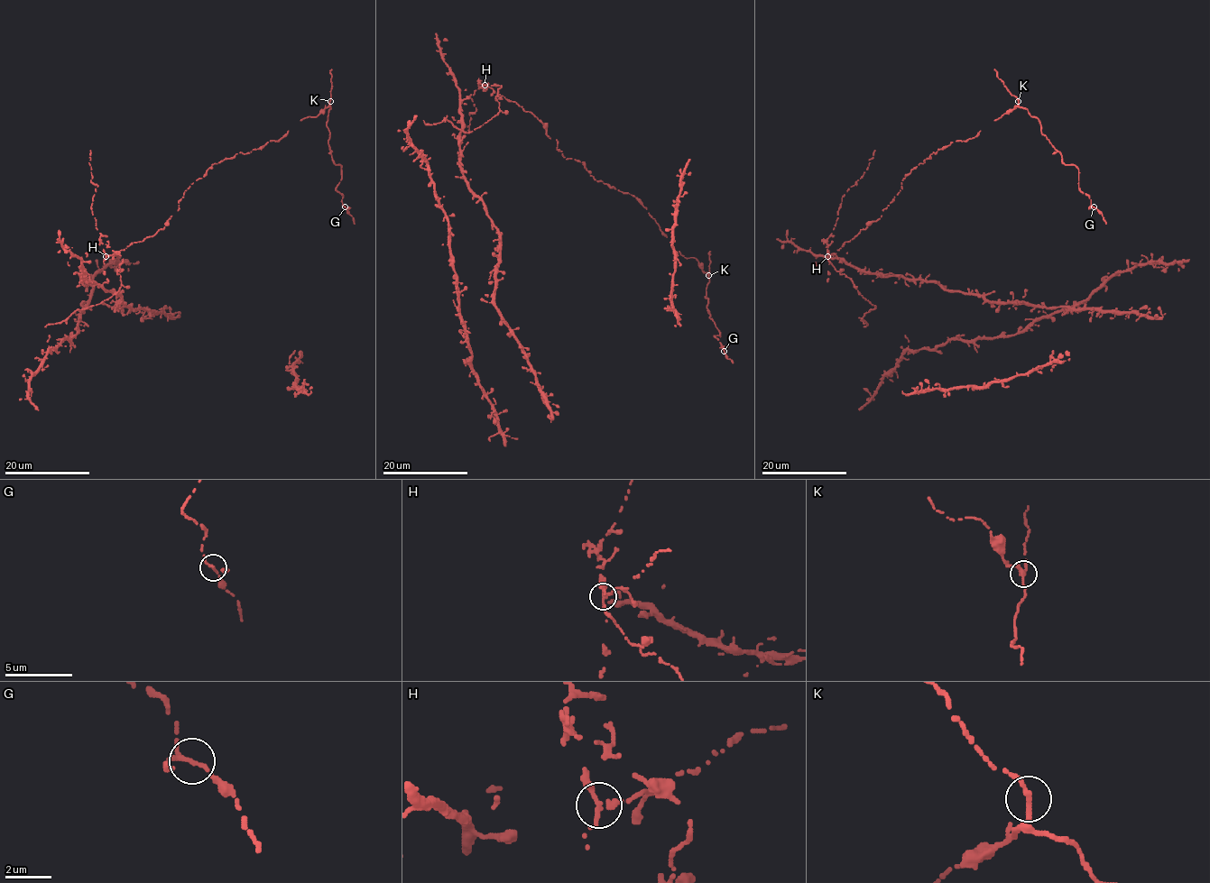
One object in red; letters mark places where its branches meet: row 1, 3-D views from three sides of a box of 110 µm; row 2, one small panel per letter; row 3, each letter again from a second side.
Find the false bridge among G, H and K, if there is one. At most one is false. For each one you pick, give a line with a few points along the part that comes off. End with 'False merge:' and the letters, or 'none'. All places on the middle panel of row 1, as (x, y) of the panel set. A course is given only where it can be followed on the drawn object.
H: foreign part runs (484, 85), (502, 85), (495, 96), (497, 114), (486, 122), (467, 133), (445, 119), (434, 124), (423, 120)
False merge: H

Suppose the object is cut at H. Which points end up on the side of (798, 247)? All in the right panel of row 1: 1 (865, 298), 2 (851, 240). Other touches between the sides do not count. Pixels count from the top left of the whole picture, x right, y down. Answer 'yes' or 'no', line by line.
1: no
2: yes

